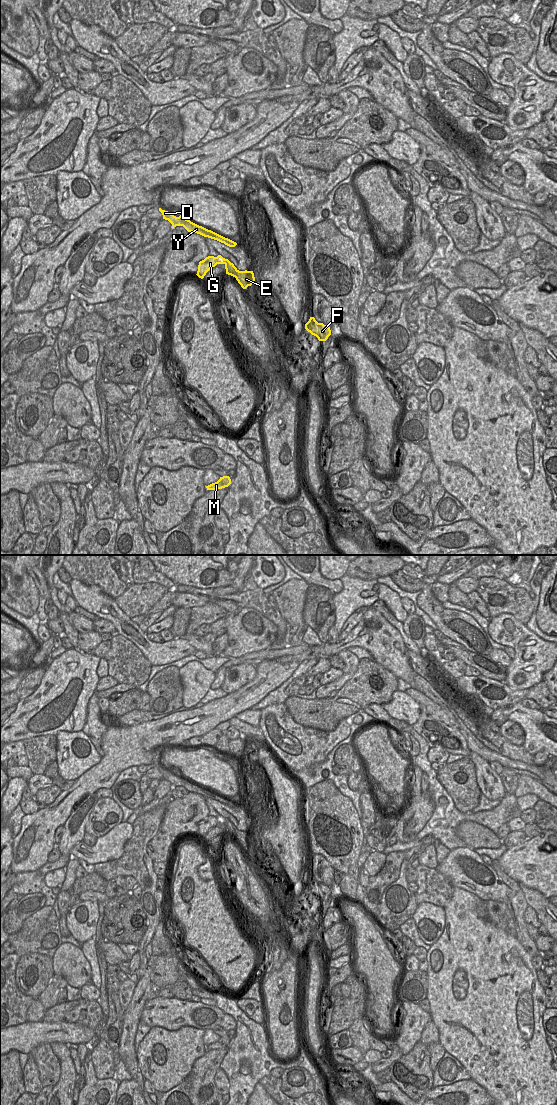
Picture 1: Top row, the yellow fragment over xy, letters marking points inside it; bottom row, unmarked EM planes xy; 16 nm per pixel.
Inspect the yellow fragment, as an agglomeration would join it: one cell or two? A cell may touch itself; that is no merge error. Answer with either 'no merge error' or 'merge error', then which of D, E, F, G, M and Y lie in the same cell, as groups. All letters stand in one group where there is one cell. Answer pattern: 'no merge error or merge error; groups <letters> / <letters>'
merge error; groups D E F M Y / G

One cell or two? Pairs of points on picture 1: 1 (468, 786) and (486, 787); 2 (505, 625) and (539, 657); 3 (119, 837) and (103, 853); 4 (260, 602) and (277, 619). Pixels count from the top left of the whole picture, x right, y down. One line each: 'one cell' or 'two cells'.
1: two cells
2: one cell
3: one cell
4: one cell

